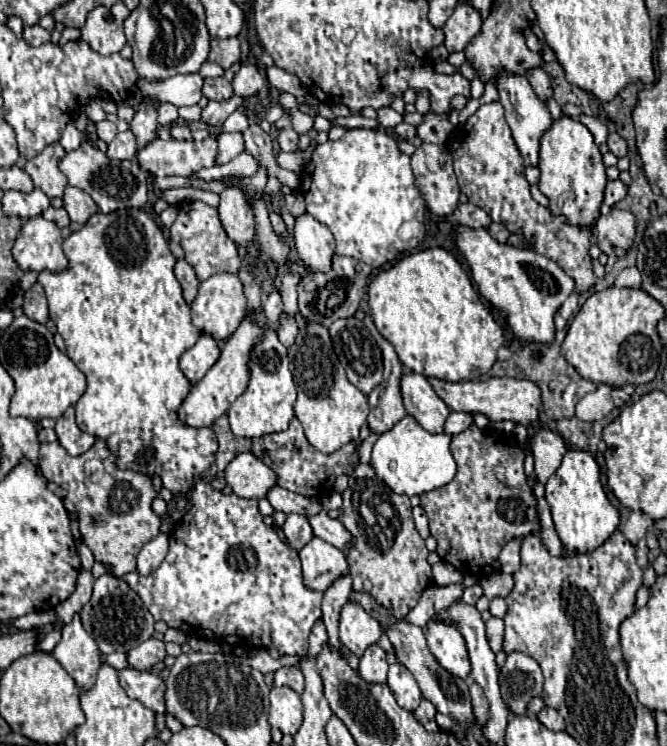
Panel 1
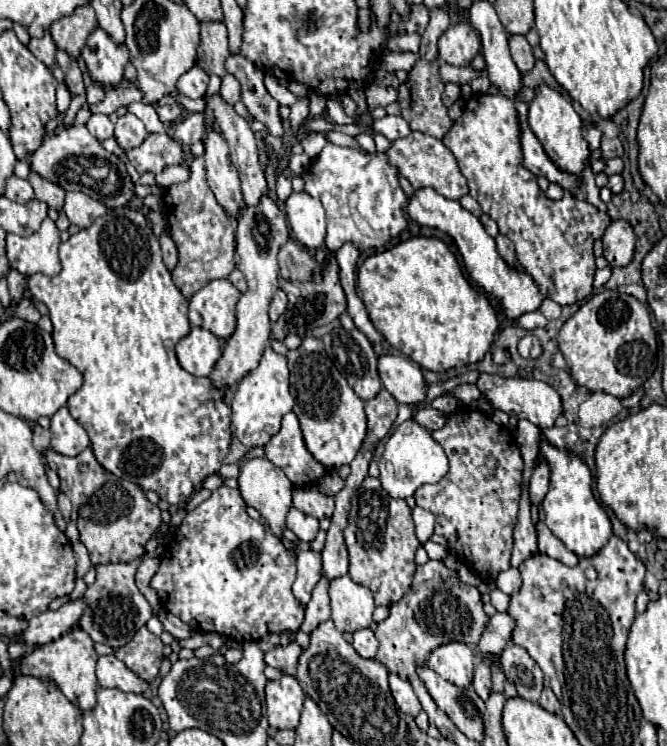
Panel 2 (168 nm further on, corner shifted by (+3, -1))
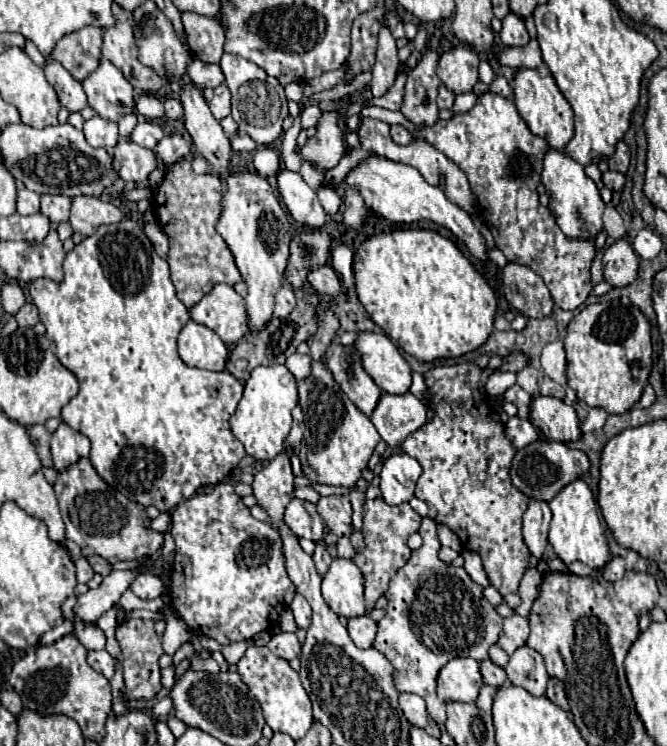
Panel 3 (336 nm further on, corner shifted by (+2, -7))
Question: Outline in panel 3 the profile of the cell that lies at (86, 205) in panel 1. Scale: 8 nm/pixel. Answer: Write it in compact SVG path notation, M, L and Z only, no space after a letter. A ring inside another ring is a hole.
M77 196L71 204L71 218L69 224L75 232L83 236L91 236L101 224L115 224L125 214L113 206L111 202L103 202L91 196Z

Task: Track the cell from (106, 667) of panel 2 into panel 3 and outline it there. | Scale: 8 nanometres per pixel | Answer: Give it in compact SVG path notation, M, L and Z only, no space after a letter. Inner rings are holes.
M89 650L87 660L89 660L89 664L91 664L97 672L101 672L107 680L113 678L113 674L115 674L115 660L107 654L107 650L99 650L99 652Z

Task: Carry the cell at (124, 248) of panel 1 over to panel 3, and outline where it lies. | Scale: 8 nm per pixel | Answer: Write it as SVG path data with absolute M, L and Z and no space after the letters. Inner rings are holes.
M125 218L125 220L117 222L117 224L99 226L93 236L85 238L83 242L79 242L65 256L63 268L65 268L63 282L53 282L53 280L37 278L37 280L33 280L33 290L35 292L31 292L31 284L29 284L31 300L39 308L39 316L41 316L41 322L45 324L45 328L47 328L47 338L51 340L53 354L79 380L79 394L75 398L71 398L69 404L63 408L63 420L71 428L77 428L81 434L85 434L91 440L91 456L89 456L91 464L95 466L95 470L99 472L99 476L109 486L117 488L119 492L123 492L125 496L129 496L131 500L135 500L135 502L139 502L143 506L157 506L161 512L169 512L177 504L181 504L183 500L191 498L197 492L199 486L221 482L239 464L239 460L245 456L243 444L233 436L233 432L229 428L229 418L233 416L233 412L235 412L235 408L237 408L237 404L241 400L243 386L227 370L223 370L219 374L217 372L205 372L205 370L199 370L199 368L189 368L179 358L179 354L177 354L177 334L181 332L181 328L189 320L187 318L187 308L175 296L175 288L173 288L171 278L169 278L169 264L167 264L167 260L163 260L155 252L155 248L153 248L151 242L149 242L149 266L147 266L147 234L145 234L141 222Z

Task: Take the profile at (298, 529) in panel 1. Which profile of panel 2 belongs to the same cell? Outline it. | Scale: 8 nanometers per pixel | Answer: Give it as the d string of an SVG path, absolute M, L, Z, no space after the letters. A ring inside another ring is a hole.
M290 508L288 512L288 518L286 518L286 526L288 530L292 530L302 542L310 542L316 538L318 534L318 520L296 510L296 508Z

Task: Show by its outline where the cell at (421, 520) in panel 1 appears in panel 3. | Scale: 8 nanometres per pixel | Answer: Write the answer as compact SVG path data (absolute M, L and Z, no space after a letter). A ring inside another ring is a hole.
M429 516L421 520L419 534L423 546L415 550L409 560L417 572L397 572L397 576L393 576L385 592L389 604L385 608L385 618L377 622L379 632L373 646L391 662L395 688L421 696L427 704L429 718L443 726L445 706L435 692L437 672L457 656L471 656L479 662L485 660L487 650L497 642L503 618L483 600L483 586L475 584L463 568L457 568L457 572L443 572L445 564L437 558L441 544L437 540L435 522Z

